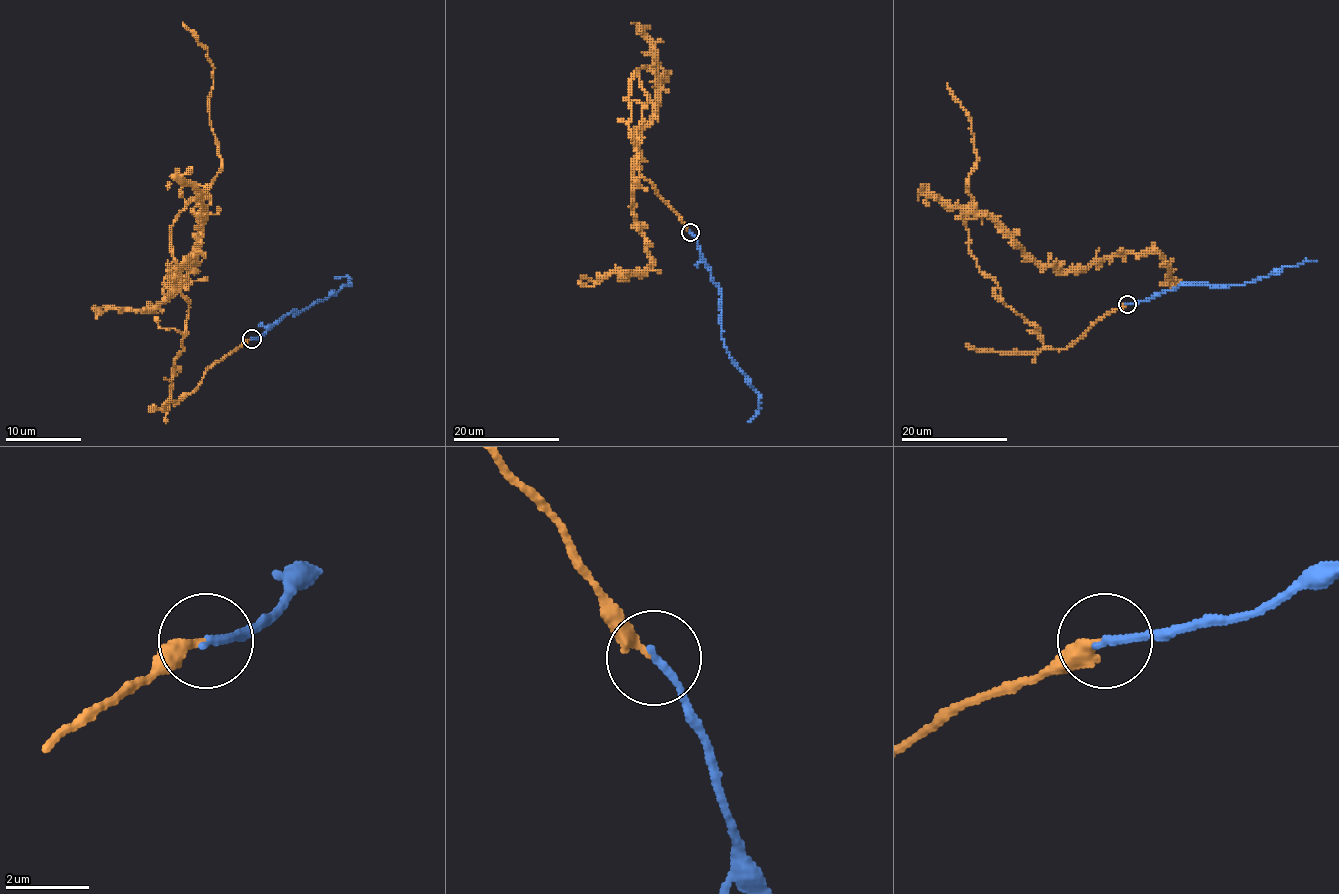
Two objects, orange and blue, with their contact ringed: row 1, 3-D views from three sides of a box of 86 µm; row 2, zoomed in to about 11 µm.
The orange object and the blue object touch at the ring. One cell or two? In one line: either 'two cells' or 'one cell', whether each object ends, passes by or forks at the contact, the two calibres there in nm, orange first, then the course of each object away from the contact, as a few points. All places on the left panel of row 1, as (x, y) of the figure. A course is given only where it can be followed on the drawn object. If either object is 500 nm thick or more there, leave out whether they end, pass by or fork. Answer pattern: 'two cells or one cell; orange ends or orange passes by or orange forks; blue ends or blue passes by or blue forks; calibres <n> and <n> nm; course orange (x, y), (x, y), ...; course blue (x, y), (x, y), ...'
one cell; orange ends; blue ends; calibres 280 and 170 nm; course orange (251, 339), (175, 404), (171, 227), (190, 201), (202, 244), (179, 286), (91, 309); course blue (251, 339), (295, 309), (295, 313), (316, 301), (323, 301), (342, 286), (350, 284), (346, 277), (335, 279)

